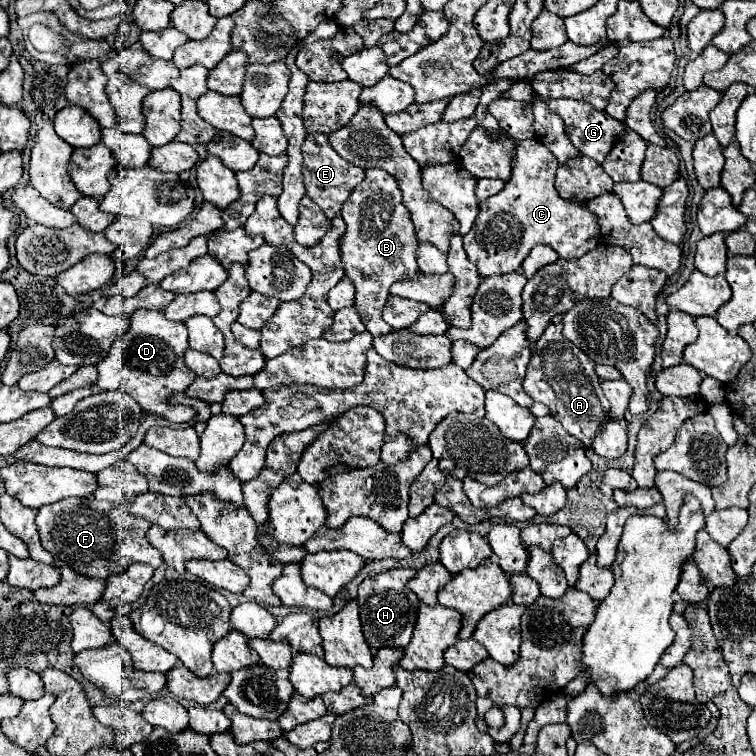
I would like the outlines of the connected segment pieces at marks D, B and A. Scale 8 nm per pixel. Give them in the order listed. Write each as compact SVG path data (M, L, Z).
M138 309L132 315L130 329L118 337L108 351L108 357L100 361L98 367L98 387L104 391L110 389L124 389L132 399L138 401L144 411L152 411L156 415L164 415L172 423L186 423L182 405L168 405L168 397L176 393L184 393L188 385L196 379L196 373L188 369L184 363L184 349L188 345L186 325L168 321L162 311L146 311Z
M368 169L364 181L344 201L342 219L348 229L342 237L340 249L346 277L352 279L356 287L354 305L362 323L374 337L386 335L392 331L392 327L382 321L382 309L390 285L402 279L414 279L420 273L416 263L418 239L410 221L410 213L402 205L402 193L396 179L382 169Z
M554 315L542 337L534 343L522 387L534 401L546 405L550 415L570 435L588 447L592 443L592 435L596 435L596 431L600 431L600 427L604 427L608 421L610 403L600 391L600 379L594 371L594 361L582 349L562 337L562 317L564 315Z

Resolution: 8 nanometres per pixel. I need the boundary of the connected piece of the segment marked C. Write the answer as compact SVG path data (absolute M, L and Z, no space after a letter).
M526 139L516 145L510 181L500 193L480 203L480 215L472 231L464 235L466 255L482 277L520 269L534 245L550 245L562 259L574 259L598 243L600 231L596 227L596 215L588 215L584 203L566 203L556 195L556 169L556 157L538 139Z

